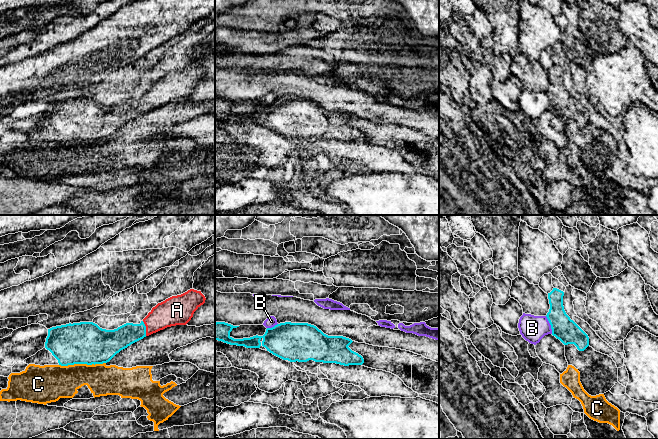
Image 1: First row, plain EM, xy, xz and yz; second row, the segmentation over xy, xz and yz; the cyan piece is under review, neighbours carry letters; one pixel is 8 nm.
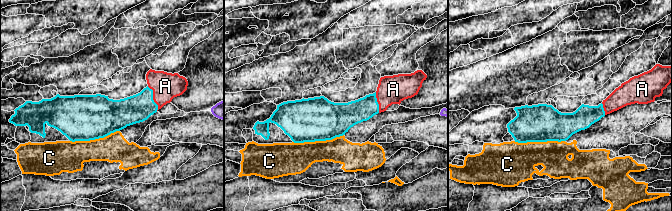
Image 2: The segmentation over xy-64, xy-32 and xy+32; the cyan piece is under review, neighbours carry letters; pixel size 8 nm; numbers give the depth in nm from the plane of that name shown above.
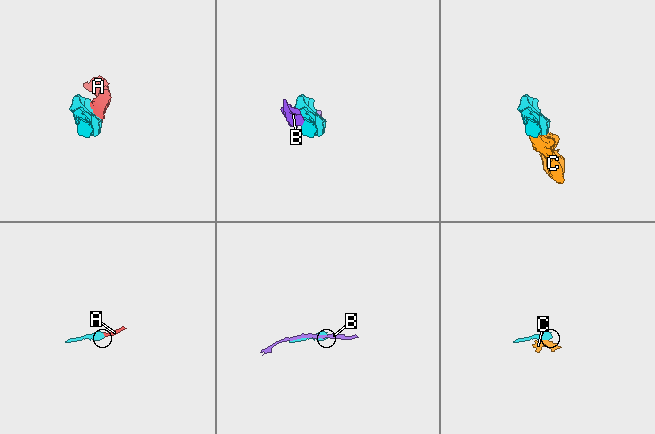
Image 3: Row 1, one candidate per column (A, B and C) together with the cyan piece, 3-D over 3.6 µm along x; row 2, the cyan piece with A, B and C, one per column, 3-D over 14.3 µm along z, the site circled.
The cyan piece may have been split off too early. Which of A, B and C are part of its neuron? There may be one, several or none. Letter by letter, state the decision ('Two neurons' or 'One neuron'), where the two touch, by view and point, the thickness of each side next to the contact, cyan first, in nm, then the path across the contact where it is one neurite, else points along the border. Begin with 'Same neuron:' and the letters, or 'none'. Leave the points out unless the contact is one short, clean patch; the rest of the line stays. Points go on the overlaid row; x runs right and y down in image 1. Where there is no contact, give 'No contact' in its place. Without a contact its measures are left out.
Same neuron: A
A: One neuron. Touches cyan at xy (145, 328). Thickness 180 nm (cyan) against 220 nm. Path across: xy (118, 339), (145, 328), (164, 314), (171, 312)
B: Two neurons. Touches cyan at yz (550, 324). Thickness 190 nm (cyan) against 200 nm
C: Two neurons. Touches cyan at xy (82, 363). Thickness 340 nm (cyan) against 260 nm

